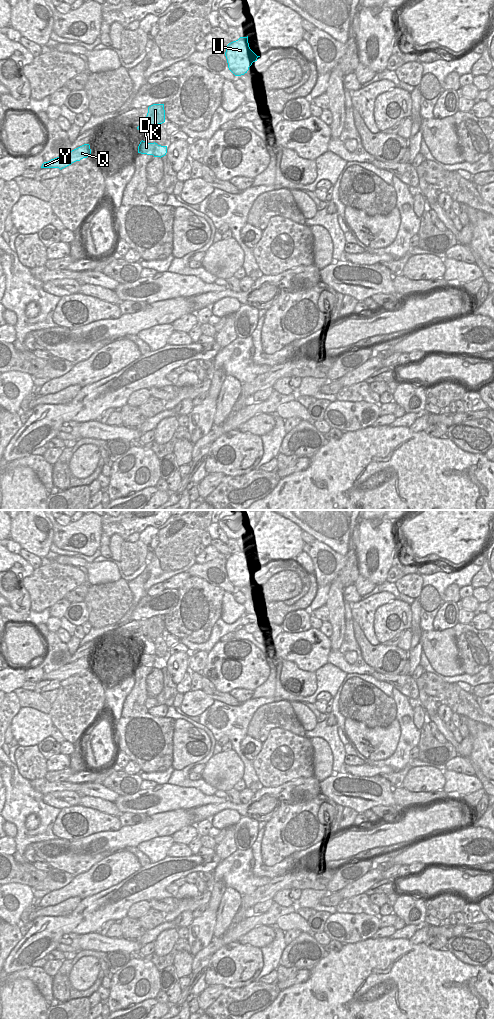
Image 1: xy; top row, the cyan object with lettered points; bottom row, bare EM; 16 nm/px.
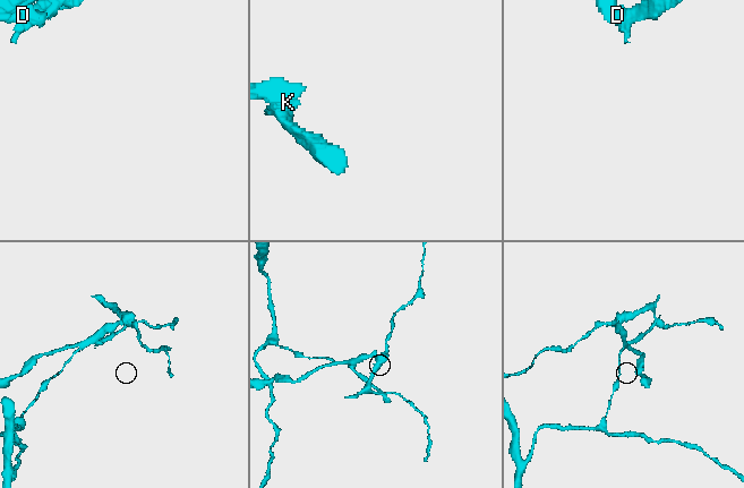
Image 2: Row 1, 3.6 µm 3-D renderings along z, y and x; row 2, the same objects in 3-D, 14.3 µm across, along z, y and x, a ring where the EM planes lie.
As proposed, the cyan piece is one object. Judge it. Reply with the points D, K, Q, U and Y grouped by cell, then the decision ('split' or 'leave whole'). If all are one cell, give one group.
groups D U / K Q Y; split

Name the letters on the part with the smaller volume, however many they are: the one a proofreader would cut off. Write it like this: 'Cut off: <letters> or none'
Cut off: K, Q, Y

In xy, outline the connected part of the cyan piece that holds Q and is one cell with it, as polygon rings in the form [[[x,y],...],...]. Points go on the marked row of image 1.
[[[84,144],[72,151],[68,151],[57,158],[44,162],[41,168],[59,168],[60,170],[71,165],[76,161],[91,156],[91,149],[89,144]]]

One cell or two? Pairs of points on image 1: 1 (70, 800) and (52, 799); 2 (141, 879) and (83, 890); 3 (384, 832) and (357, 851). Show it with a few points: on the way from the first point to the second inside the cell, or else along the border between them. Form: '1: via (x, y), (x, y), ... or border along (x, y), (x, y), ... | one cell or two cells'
1: via (66, 800), (56, 799) | one cell
2: border along (138, 870), (118, 883), (97, 893) | two cells
3: via (377, 839), (364, 844) | one cell

